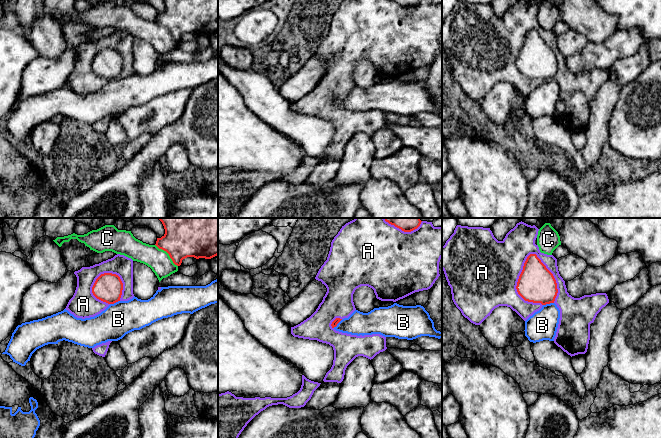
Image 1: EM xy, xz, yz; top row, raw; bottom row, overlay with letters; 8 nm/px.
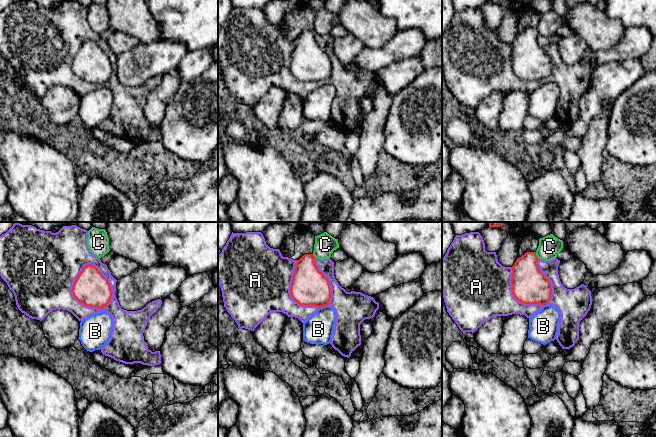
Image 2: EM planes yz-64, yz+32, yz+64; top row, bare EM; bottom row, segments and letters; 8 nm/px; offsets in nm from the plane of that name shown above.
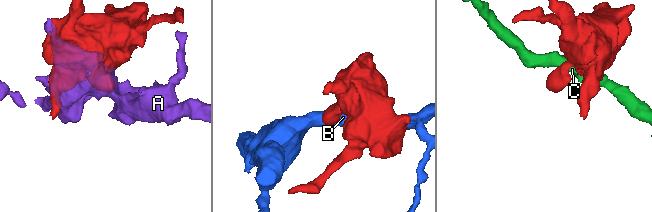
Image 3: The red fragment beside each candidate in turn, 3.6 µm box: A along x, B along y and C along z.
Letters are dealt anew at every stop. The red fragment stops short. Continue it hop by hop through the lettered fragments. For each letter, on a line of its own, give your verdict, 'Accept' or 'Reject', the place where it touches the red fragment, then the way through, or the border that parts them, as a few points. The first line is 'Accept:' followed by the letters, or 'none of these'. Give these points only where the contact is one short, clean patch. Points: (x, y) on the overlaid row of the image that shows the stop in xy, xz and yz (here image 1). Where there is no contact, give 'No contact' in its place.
Accept: none of these
A: Reject. Touches red at yz (553, 276)
B: Reject. Touches red at yz (548, 303). Boundary: yz (553, 302), (543, 305)
C: Reject. Touches red at xy (168, 253)

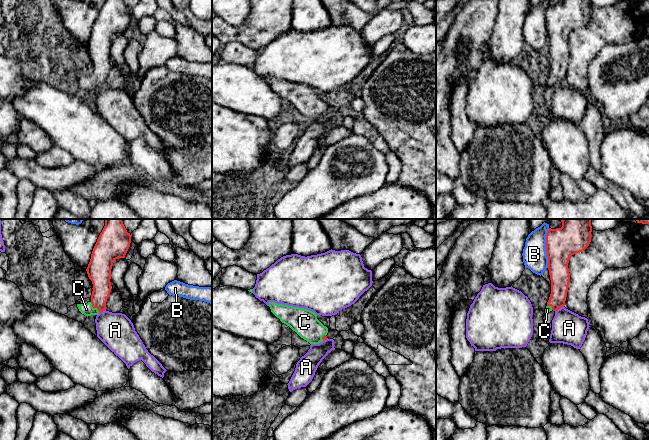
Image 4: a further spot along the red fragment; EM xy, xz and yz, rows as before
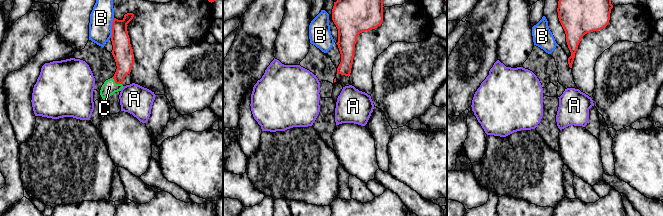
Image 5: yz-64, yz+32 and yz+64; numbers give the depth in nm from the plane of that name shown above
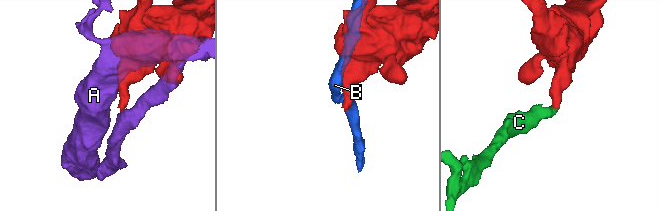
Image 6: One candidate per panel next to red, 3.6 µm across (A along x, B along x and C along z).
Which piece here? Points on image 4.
Accept: C
A: Reject. Touches red at yz (559, 308). Boundary: yz (563, 306), (555, 311)
B: Reject. Touches red at yz (546, 248)
C: Accept. Touches red at xy (94, 307). Path across: xy (100, 277), (100, 295), (94, 307), (86, 309)

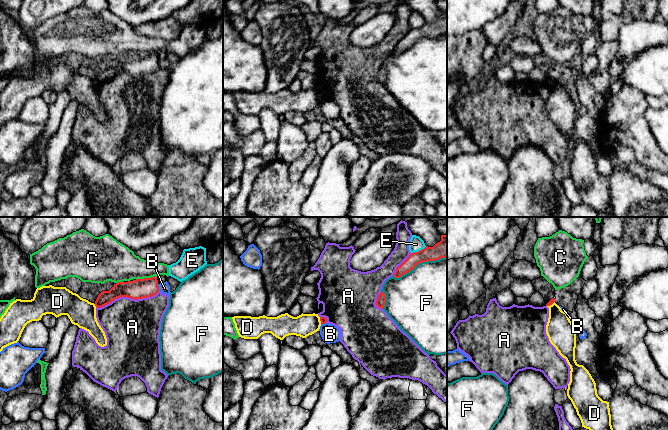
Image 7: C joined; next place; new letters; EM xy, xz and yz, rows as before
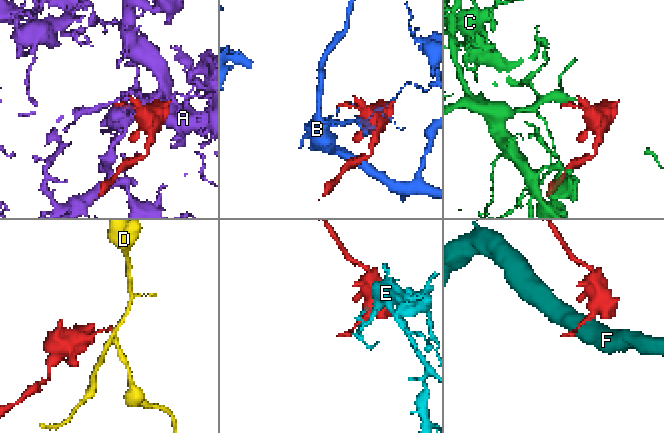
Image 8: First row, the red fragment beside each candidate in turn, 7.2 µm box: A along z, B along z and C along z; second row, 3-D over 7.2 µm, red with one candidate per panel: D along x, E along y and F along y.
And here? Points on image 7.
Accept: none of these
A: Reject. Touches red at xy (127, 296)
B: Reject. Touches red at xy (158, 287)
C: Reject. Touches red at xy (146, 278)
D: Reject. Touches red at xy (95, 305). Boundary: xy (94, 304), (96, 306)
E: Reject. Touches red at xz (418, 251)
F: Reject. Touches red at xz (419, 263)

